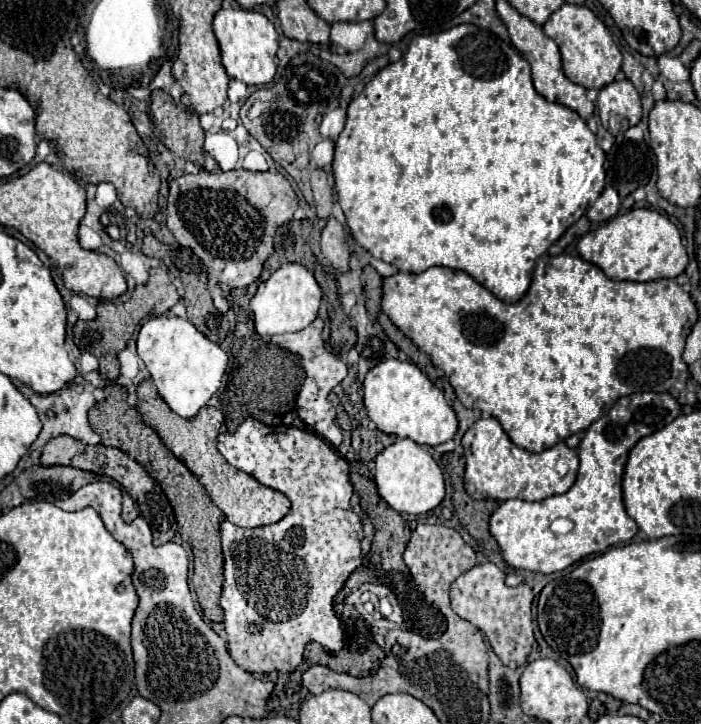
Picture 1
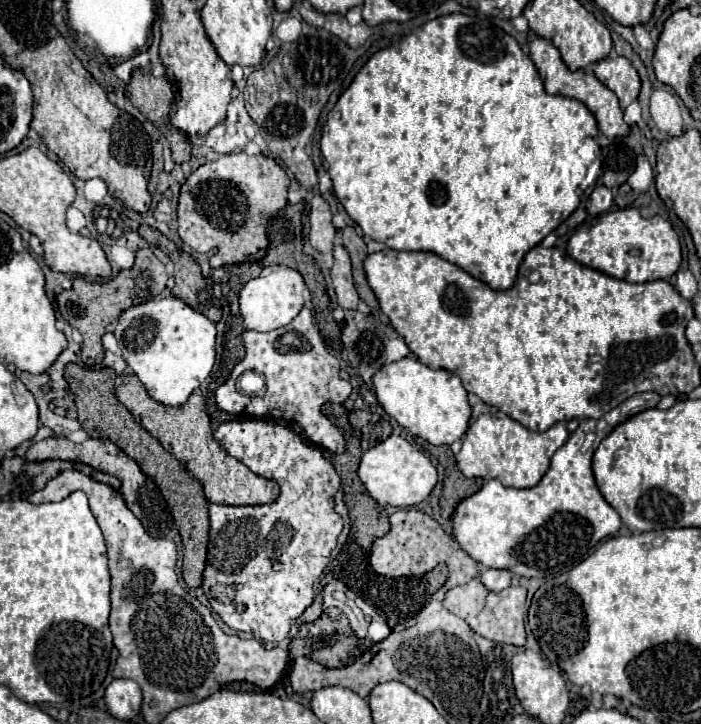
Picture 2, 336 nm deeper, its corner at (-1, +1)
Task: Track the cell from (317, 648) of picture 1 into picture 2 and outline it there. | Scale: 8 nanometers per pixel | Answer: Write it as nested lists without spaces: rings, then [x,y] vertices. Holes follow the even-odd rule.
[[[330,607],[314,623],[302,625],[296,639],[302,641],[304,655],[324,667],[346,667],[358,641],[348,617],[338,607]]]

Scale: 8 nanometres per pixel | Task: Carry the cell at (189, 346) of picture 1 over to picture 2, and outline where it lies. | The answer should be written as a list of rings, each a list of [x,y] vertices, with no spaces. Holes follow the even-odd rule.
[[[156,297],[152,301],[146,301],[142,305],[130,307],[120,315],[120,319],[114,323],[114,335],[118,337],[122,345],[122,357],[126,359],[128,367],[146,387],[148,395],[156,399],[158,403],[164,403],[168,407],[180,407],[186,403],[192,391],[196,391],[204,379],[210,375],[214,361],[216,361],[216,327],[210,319],[206,319],[202,313],[196,313],[190,309],[184,301],[176,297]]]

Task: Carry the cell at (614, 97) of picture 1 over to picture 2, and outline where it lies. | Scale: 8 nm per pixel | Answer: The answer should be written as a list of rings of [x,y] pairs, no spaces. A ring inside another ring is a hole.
[[[610,55],[604,61],[594,65],[594,75],[600,83],[616,93],[620,99],[620,107],[626,109],[632,101],[638,99],[640,93],[640,77],[632,63],[626,57]]]

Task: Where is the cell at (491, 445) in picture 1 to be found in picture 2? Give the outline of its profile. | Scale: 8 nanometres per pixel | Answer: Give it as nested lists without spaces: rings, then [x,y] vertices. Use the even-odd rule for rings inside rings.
[[[500,411],[486,413],[480,415],[462,435],[462,449],[456,455],[456,463],[458,469],[468,479],[472,477],[482,477],[484,481],[500,479],[502,485],[506,487],[530,489],[540,483],[540,479],[550,467],[554,451],[558,451],[568,441],[568,435],[570,433],[566,429],[566,423],[556,423],[552,429],[544,433],[534,433]]]

